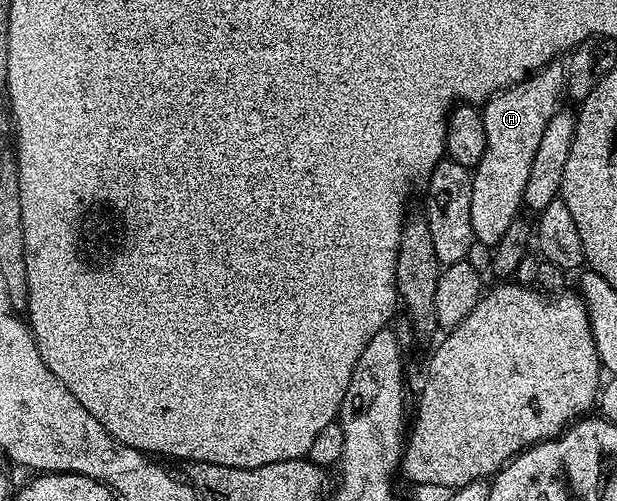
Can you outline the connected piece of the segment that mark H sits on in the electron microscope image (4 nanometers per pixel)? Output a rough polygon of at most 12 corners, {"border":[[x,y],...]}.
{"border":[[540,67],[483,104],[471,229],[495,245],[522,210],[535,149],[566,94]]}

